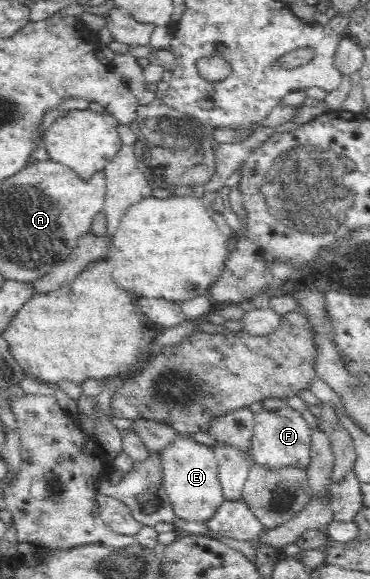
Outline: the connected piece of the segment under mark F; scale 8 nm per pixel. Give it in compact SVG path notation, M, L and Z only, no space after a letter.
M282 399L282 405L277 410L255 413L255 428L249 441L248 457L256 465L268 469L292 466L300 471L308 470L311 462L309 442L311 428L307 424L308 420L307 415L294 410L286 404L285 399Z

